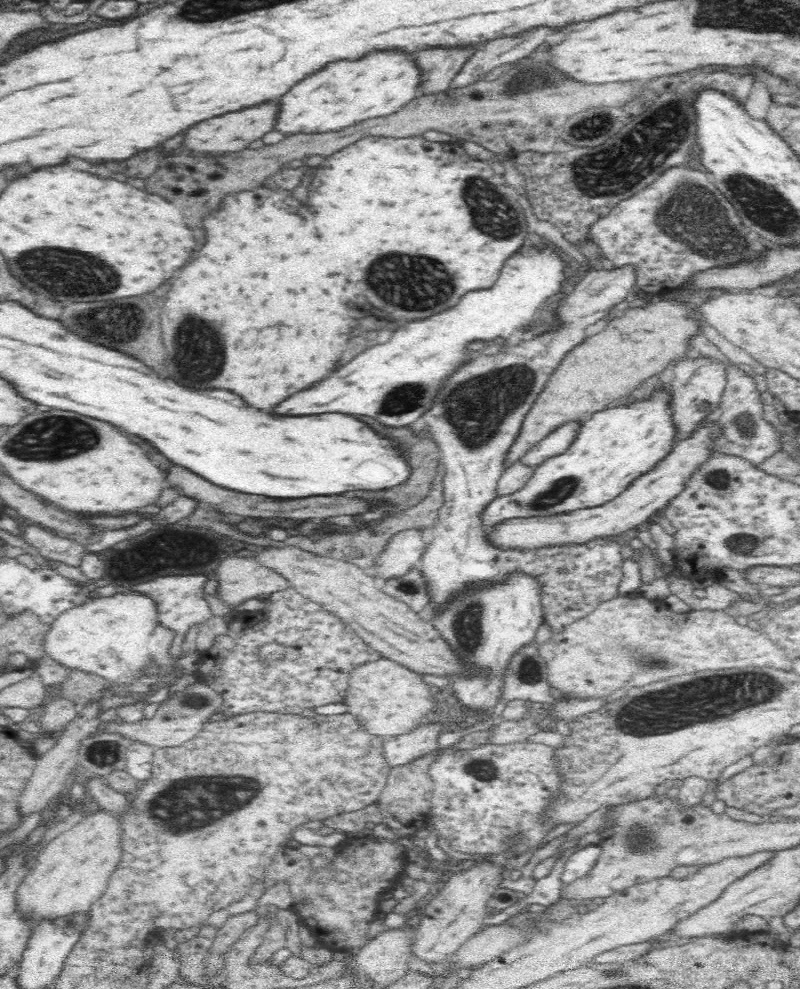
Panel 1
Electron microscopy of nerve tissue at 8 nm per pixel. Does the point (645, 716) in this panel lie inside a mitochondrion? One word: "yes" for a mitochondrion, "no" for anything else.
yes

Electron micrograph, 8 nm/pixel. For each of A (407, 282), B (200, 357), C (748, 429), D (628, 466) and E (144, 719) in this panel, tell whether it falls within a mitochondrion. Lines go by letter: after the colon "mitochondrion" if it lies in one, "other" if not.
A: mitochondrion
B: mitochondrion
C: mitochondrion
D: other
E: other

